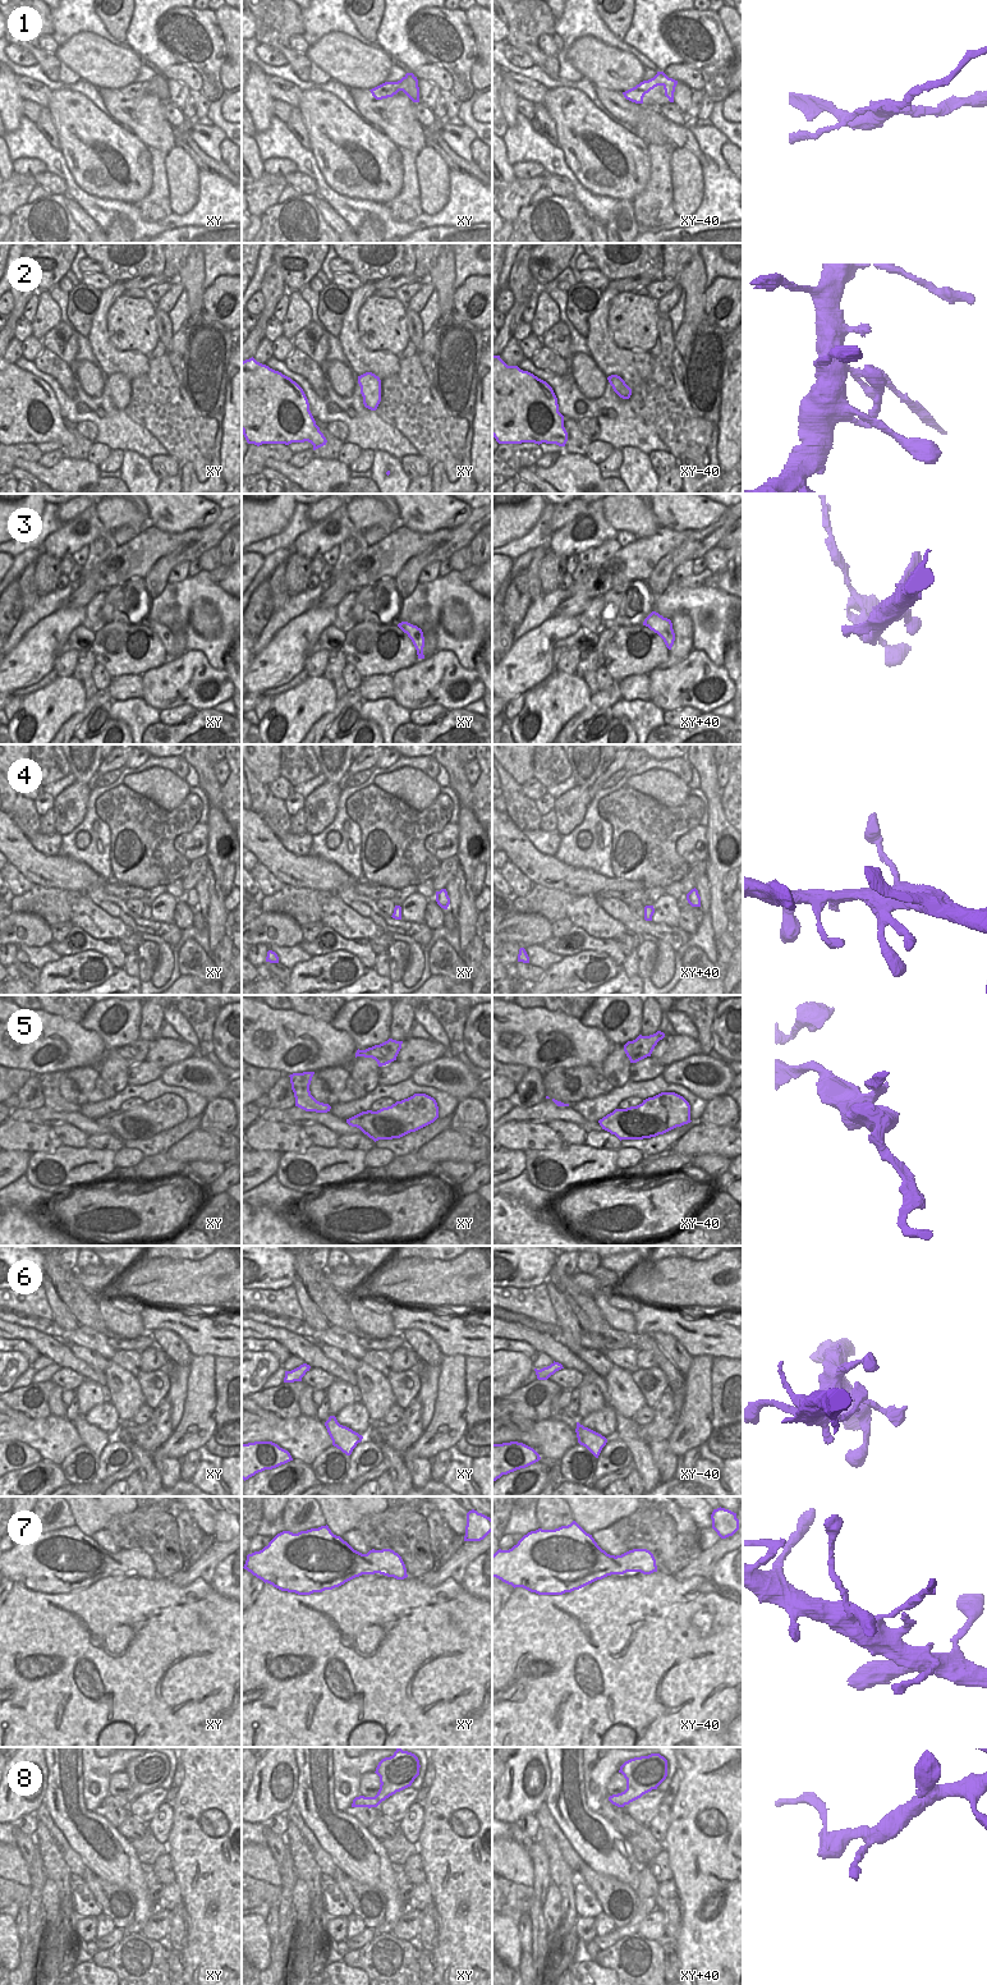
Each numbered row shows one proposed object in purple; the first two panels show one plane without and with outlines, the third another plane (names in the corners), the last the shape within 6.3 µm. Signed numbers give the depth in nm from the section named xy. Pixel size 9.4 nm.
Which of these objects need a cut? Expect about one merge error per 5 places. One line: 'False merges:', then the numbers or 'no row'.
False merges: 1

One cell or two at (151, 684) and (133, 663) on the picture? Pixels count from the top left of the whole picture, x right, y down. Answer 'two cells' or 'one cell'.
two cells

